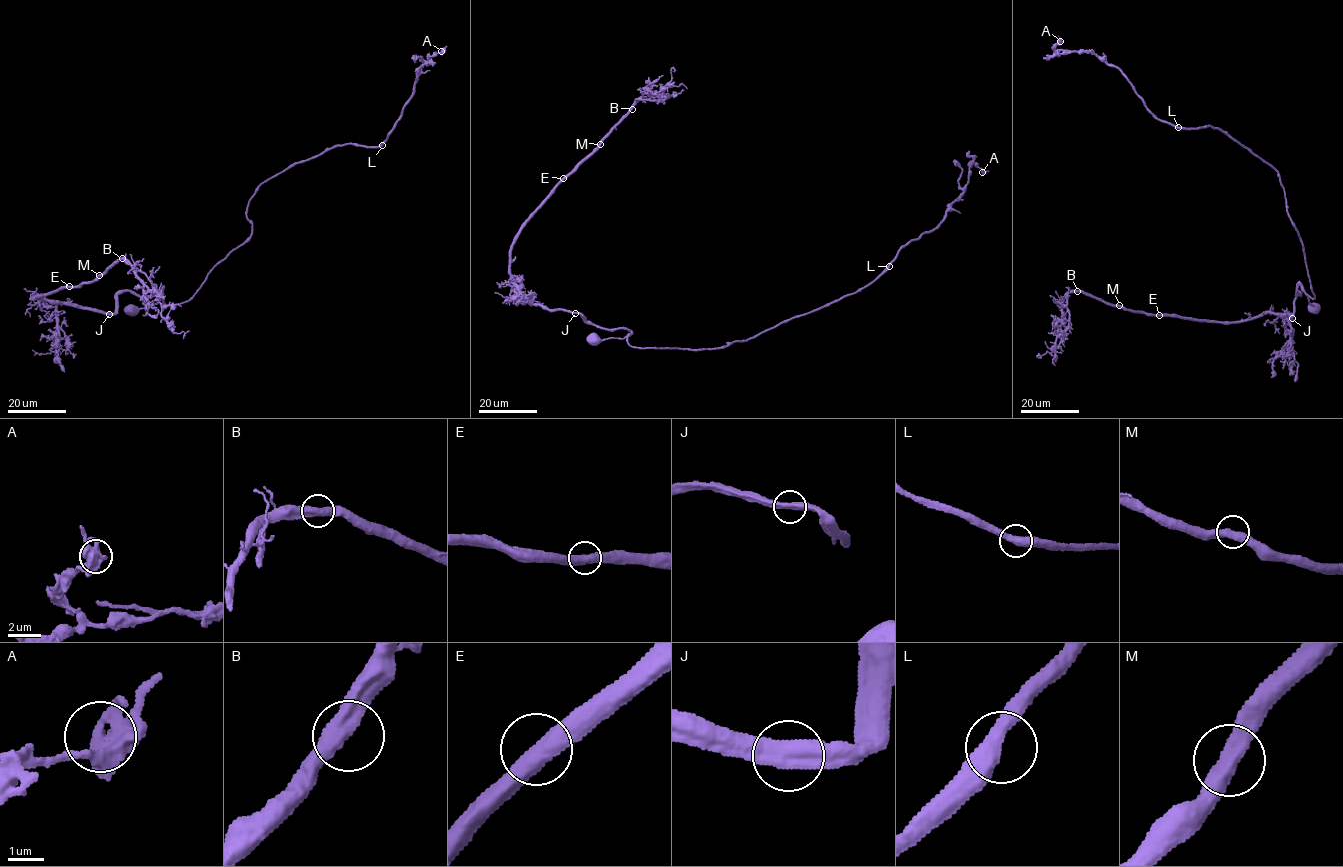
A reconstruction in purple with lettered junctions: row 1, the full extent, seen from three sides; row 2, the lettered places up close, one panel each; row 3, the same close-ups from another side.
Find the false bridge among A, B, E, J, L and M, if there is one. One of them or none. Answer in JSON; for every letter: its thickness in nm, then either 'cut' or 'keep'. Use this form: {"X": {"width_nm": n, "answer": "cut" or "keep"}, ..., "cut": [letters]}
{"A": {"width_nm": 480, "answer": "keep"}, "B": {"width_nm": 480, "answer": "keep"}, "E": {"width_nm": 480, "answer": "keep"}, "J": {"width_nm": 480, "answer": "keep"}, "L": {"width_nm": 480, "answer": "keep"}, "M": {"width_nm": 480, "answer": "keep"}, "cut": []}

